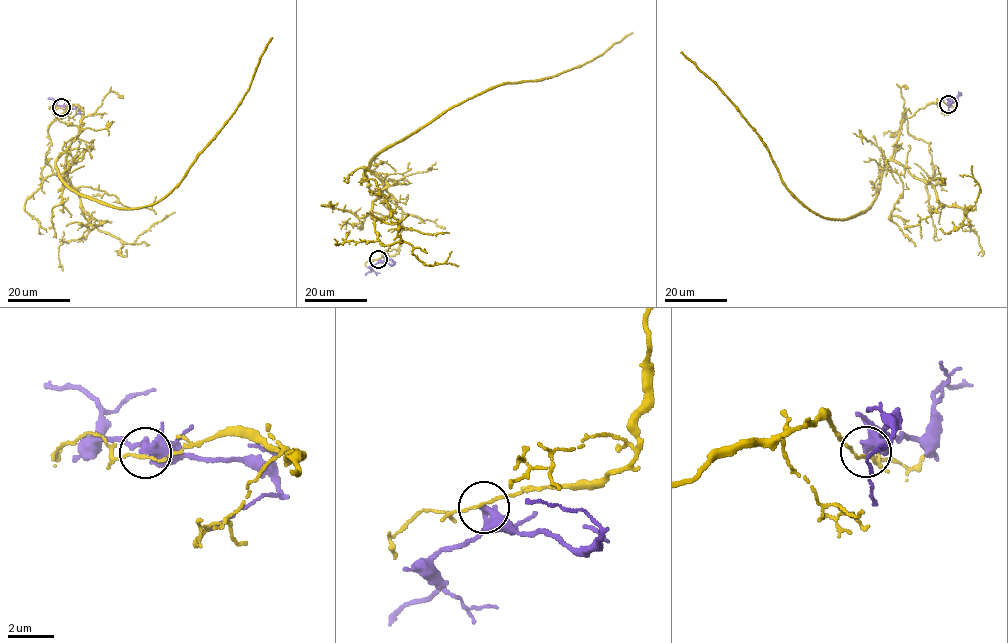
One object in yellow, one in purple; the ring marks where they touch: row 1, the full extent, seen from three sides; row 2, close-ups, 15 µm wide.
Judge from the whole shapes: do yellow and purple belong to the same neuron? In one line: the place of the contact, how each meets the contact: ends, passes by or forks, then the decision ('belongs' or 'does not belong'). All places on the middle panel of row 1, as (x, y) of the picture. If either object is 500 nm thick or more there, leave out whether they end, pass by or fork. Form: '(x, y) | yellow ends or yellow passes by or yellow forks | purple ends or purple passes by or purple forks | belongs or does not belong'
(378, 259) | yellow passes by | purple forks | does not belong

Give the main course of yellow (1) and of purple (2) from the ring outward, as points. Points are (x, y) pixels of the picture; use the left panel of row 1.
1: (62, 108), (84, 111), (78, 136), (56, 161), (57, 175), (108, 204), (156, 203), (226, 124), (272, 37)
2: (62, 107), (79, 111), (70, 118)

